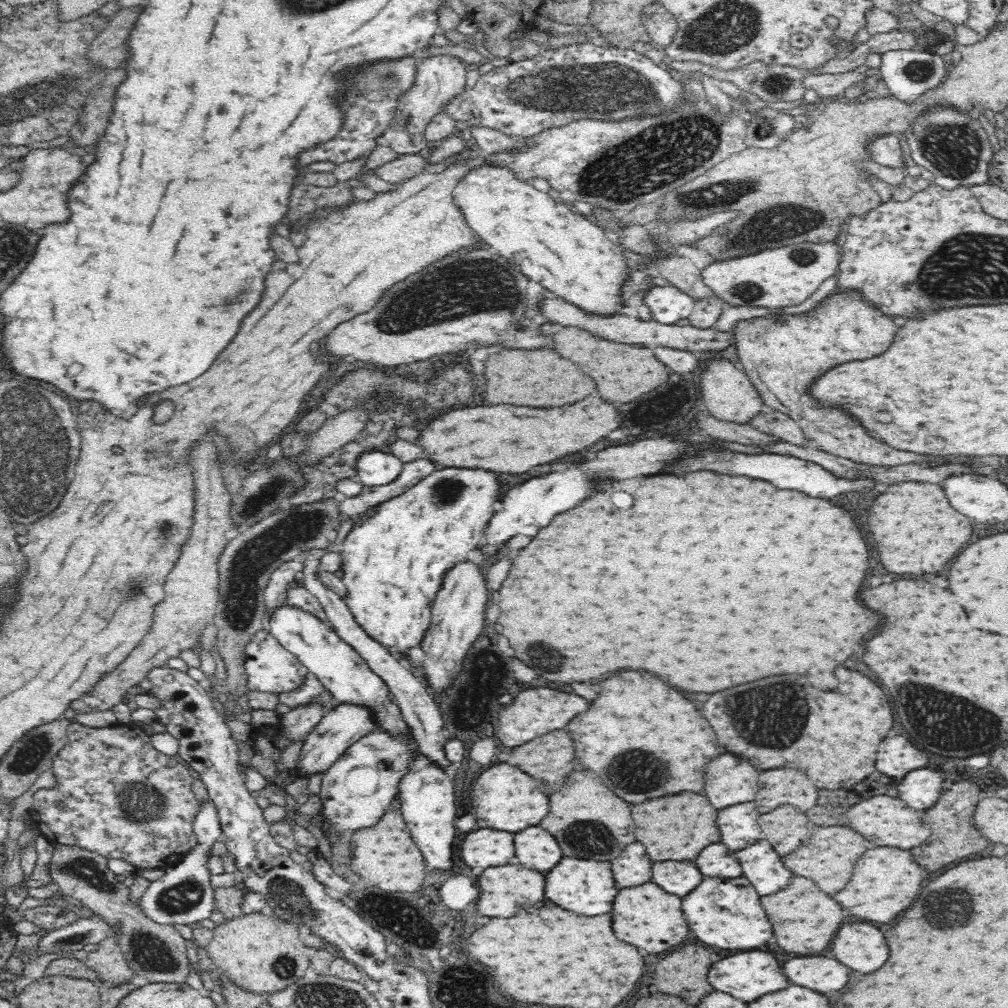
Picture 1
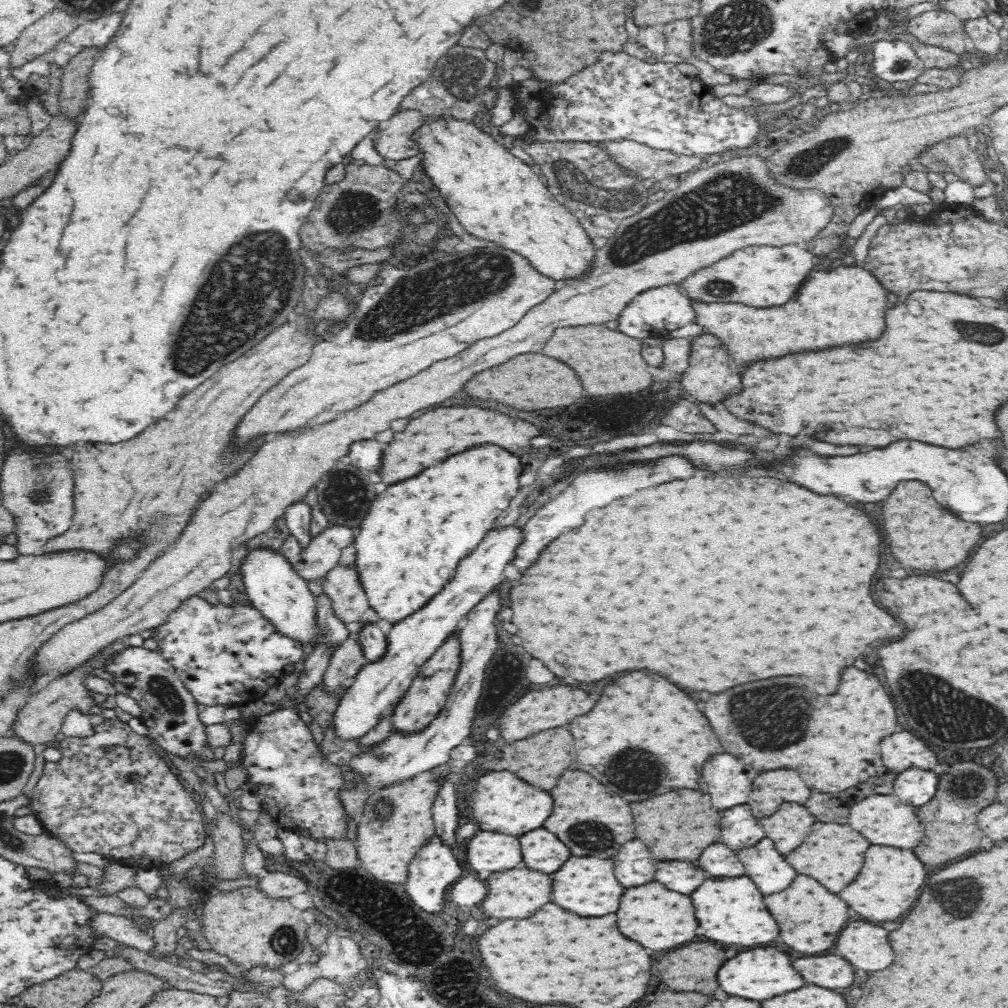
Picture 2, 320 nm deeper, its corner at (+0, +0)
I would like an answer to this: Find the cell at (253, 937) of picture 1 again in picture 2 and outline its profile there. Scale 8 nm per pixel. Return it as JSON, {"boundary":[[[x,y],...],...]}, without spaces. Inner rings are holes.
{"boundary":[[[246,887],[214,893],[201,908],[204,935],[212,949],[229,958],[240,971],[254,968],[282,970],[292,960],[303,959],[309,921],[289,899],[272,899],[256,887]]]}

